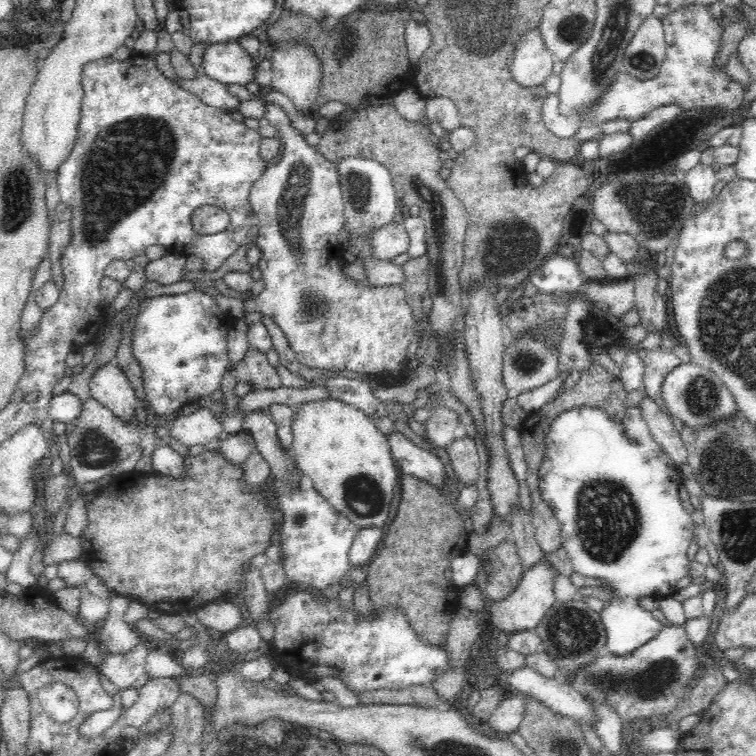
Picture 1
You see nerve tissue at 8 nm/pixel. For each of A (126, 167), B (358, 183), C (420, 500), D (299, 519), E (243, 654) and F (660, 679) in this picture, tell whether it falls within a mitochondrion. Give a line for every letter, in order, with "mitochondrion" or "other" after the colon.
A: mitochondrion
B: mitochondrion
C: other
D: mitochondrion
E: other
F: mitochondrion

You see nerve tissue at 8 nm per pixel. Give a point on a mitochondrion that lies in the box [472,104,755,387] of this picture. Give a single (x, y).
(509, 251)

